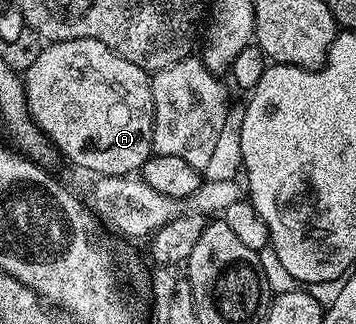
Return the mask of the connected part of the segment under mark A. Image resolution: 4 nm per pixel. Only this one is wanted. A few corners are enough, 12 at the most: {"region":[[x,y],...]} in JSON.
{"region":[[97,39],[44,44],[31,120],[99,177],[153,156],[148,70]]}

